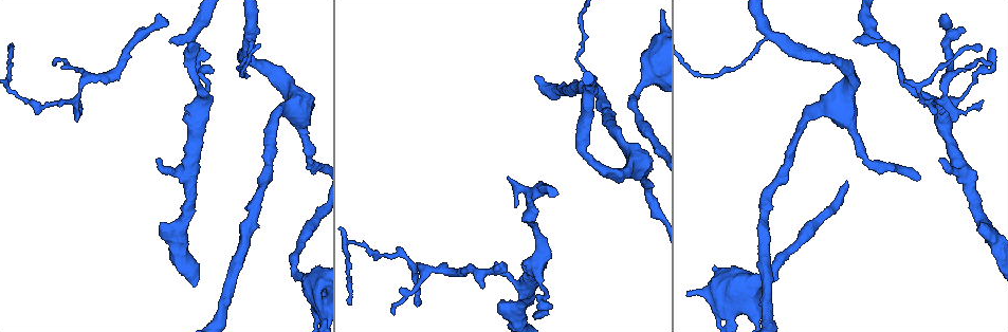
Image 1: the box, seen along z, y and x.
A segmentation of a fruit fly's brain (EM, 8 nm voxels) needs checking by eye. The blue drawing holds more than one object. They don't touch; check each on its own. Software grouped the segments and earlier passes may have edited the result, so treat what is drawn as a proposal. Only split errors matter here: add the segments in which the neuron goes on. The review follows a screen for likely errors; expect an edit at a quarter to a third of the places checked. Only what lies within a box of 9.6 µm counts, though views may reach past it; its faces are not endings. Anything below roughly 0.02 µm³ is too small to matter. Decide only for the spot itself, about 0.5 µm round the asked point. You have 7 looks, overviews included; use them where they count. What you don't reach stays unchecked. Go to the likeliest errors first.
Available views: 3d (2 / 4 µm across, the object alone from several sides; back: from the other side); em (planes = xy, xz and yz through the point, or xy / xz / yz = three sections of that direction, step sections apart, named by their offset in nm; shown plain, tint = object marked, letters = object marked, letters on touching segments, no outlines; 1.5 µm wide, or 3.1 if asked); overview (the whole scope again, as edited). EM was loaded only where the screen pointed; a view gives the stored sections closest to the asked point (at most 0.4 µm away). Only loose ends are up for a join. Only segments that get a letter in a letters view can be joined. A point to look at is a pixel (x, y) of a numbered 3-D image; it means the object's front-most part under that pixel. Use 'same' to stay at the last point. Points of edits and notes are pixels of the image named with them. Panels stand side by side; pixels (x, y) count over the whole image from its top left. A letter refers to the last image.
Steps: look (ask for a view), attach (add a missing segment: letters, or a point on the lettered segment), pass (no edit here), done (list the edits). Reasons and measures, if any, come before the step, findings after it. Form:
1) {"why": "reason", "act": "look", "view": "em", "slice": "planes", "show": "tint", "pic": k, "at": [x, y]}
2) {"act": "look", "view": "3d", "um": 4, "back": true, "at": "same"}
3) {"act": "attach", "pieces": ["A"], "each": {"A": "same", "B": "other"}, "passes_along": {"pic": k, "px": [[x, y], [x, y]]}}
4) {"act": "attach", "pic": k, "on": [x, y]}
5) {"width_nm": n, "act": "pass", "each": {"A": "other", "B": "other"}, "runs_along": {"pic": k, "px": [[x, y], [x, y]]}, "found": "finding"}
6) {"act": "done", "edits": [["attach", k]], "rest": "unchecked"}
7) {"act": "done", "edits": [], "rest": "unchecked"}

{"why": "an open end", "act": "look", "view": "em", "slice": "planes", "show": "letters", "pic": 1, "at": [349, 305]}

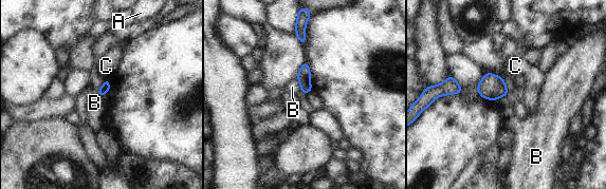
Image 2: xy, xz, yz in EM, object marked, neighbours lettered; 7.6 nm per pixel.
{"act": "pass", "each": {"A": "other", "B": "other", "C": "other"}, "found": "no lettered segment goes on from it"}

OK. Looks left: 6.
{"why": "an open end", "act": "look", "view": "3d", "um": 4, "pic": 1, "at": [158, 159]}

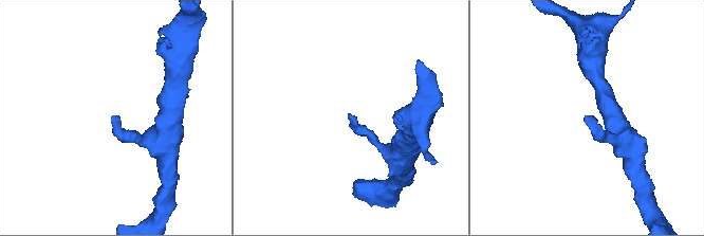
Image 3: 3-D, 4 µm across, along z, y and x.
{"act": "look", "view": "em", "slice": "yz", "step": 8, "show": "letters", "pic": 3, "at": [115, 116]}

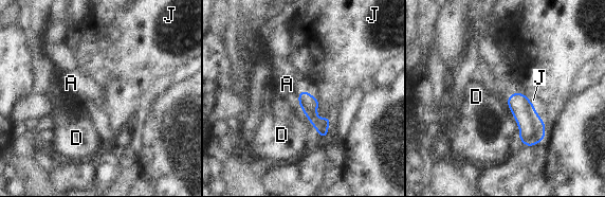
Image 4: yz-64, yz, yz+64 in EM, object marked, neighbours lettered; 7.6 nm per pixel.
{"why": "cut it another way", "act": "look", "view": "em", "slice": "planes", "show": "letters", "at": "same"}

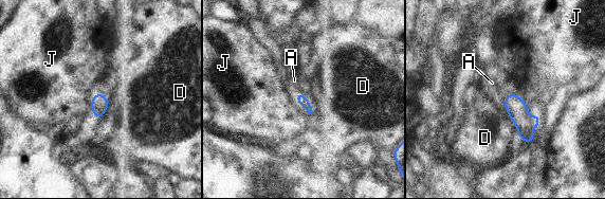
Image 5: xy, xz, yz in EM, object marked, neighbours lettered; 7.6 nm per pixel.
{"longest_contact_nm": ["D", 340], "act": "attach", "pieces": ["A"], "each": {"A": "same", "D": "other", "J": "other"}, "found": "the neuron continues"}

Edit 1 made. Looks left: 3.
{"act": "look", "view": "overview"}

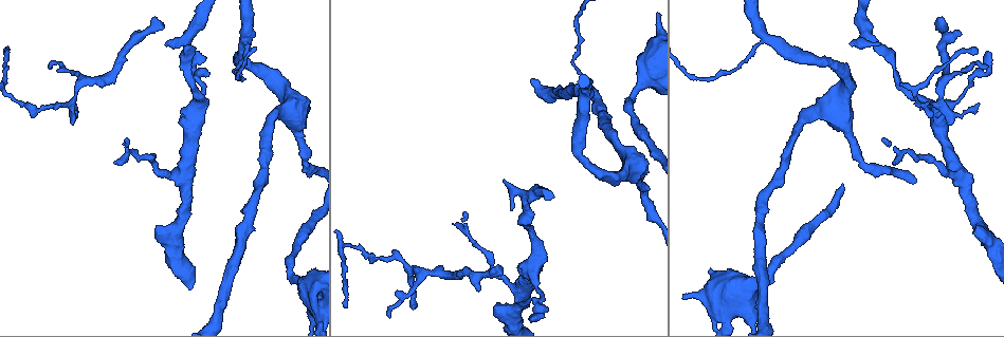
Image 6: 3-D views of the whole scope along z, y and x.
{"why": "thin end", "act": "look", "view": "em", "slice": "planes", "show": "letters", "pic": 6, "at": [979, 105]}

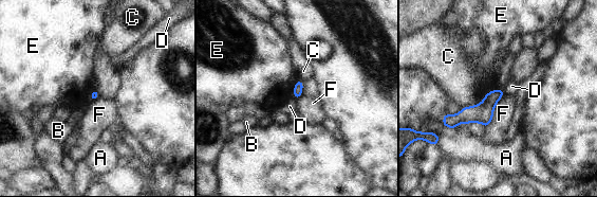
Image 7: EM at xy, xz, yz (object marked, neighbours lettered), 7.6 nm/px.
{"act": "pass", "each": {"A": "other", "B": "other", "C": "other", "D": "other", "E": "other", "F": "other"}, "runs_along": {"pic": 7, "px": [[500, 92], [478, 113], [445, 121]]}, "found": "no lettered segment goes on from it"}

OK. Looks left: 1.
{"act": "done", "edits": [["attach", 5]], "rest": "unchecked"}

